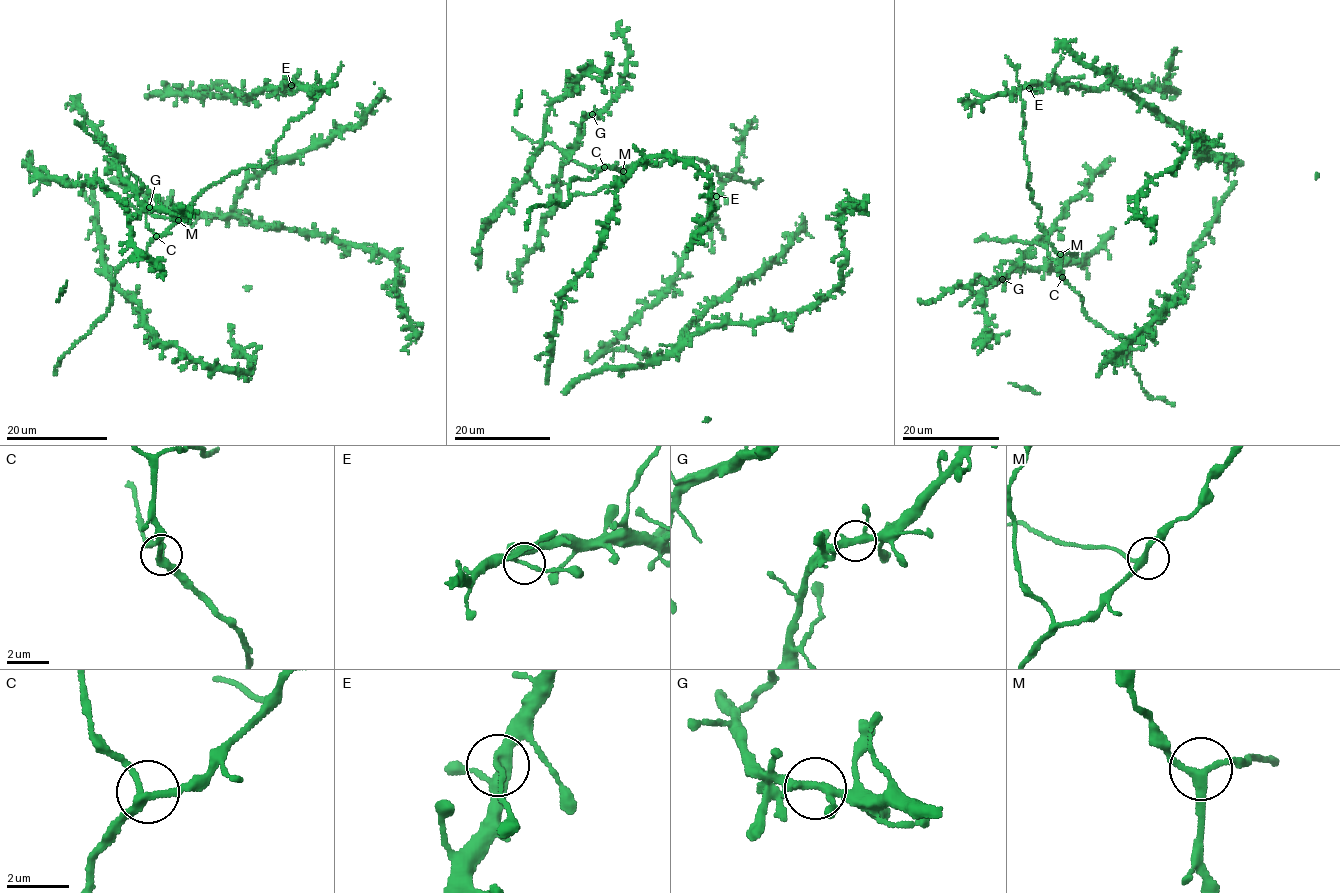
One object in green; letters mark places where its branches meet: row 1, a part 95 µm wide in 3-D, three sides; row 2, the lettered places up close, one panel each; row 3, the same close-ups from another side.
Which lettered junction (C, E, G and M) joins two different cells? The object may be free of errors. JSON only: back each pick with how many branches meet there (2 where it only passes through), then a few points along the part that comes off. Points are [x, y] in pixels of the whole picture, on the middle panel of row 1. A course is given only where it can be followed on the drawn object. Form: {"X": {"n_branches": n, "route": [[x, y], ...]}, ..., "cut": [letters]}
{"cut": []}

